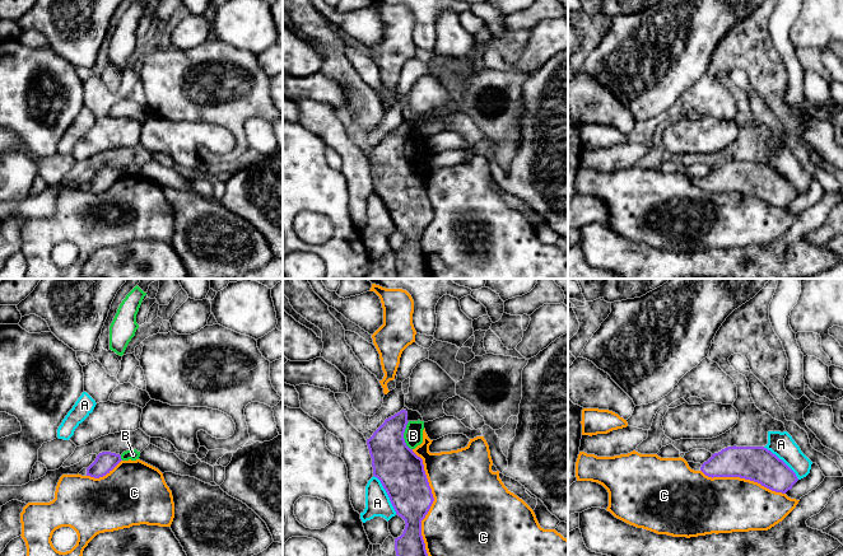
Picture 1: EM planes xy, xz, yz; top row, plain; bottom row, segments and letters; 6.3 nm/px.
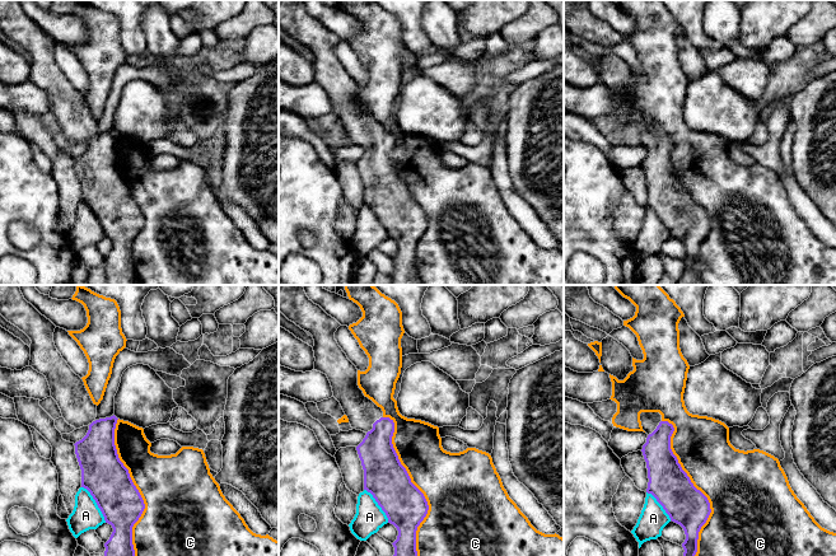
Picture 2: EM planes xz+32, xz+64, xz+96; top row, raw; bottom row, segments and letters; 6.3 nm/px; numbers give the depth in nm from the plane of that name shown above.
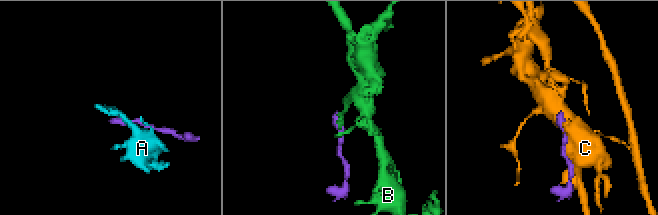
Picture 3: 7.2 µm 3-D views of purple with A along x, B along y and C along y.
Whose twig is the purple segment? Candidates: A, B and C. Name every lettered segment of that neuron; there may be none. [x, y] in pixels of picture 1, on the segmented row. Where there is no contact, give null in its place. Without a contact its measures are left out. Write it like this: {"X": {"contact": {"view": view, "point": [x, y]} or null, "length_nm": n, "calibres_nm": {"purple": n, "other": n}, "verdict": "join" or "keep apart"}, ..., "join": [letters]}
{"A": {"contact": {"view": "xz", "point": [387, 494]}, "length_nm": 280, "calibres_nm": {"purple": 280, "other": 160}, "verdict": "keep apart"}, "B": {"contact": {"view": "xz", "point": [403, 435]}, "length_nm": 190, "calibres_nm": {"purple": 280, "other": 120}, "verdict": "keep apart"}, "C": {"contact": {"view": "xz", "point": [432, 503]}, "length_nm": 700, "calibres_nm": {"purple": 280, "other": 500}, "verdict": "keep apart"}, "join": []}

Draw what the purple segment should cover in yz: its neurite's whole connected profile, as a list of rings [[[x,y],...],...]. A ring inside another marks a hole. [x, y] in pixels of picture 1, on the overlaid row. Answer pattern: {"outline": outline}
{"outline": [[[727,447],[704,462],[688,462],[708,477],[740,477],[786,494],[798,481],[796,473],[764,447]]]}

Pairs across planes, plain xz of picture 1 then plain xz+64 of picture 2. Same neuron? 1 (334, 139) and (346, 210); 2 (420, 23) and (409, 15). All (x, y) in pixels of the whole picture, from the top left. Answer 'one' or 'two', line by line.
1: two
2: one

